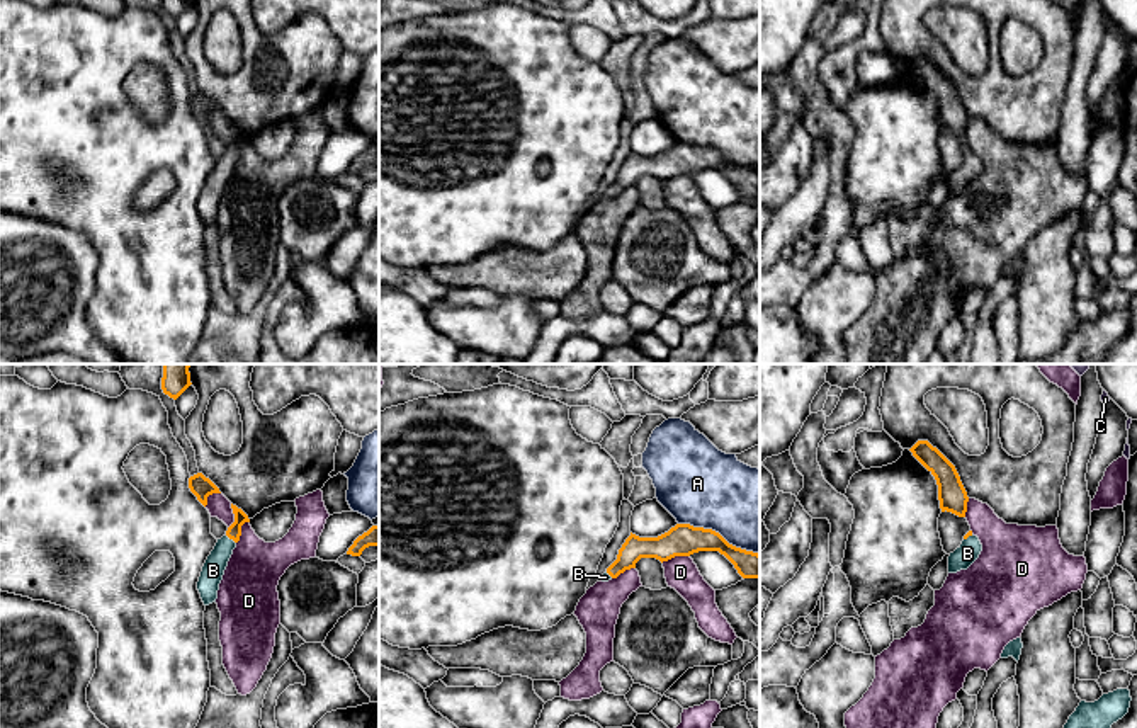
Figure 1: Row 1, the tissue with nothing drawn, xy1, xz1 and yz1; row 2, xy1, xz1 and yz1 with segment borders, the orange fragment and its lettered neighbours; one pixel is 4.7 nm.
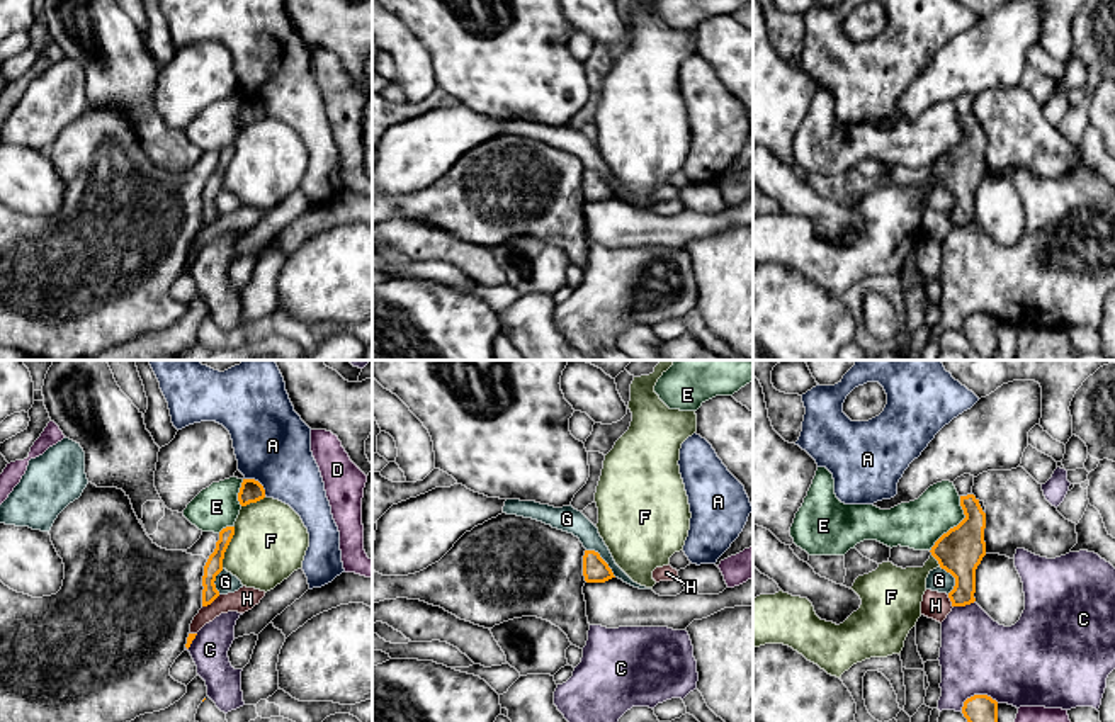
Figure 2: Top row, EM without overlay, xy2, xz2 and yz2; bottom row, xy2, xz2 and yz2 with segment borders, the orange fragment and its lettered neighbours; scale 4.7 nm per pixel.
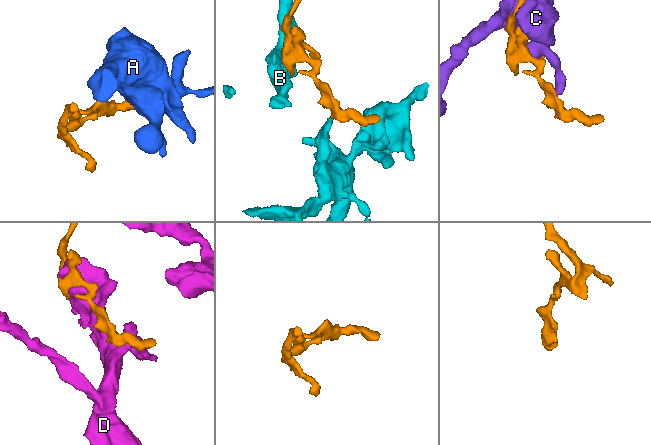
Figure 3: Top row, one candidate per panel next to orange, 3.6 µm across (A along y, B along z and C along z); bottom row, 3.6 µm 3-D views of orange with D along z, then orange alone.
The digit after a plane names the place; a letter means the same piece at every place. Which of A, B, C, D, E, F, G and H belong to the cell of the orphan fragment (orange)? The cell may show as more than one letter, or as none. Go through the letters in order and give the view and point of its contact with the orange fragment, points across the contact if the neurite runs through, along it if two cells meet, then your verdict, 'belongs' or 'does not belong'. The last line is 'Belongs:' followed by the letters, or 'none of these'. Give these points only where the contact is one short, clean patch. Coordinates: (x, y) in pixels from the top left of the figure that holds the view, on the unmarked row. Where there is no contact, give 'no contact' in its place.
A: meets orange in xz1 at (718, 152); does not belong
B: meets orange in xy1 at (231, 157); runs through xy1 (233, 150), (231, 157), (213, 189); belongs
C: meets orange in yz2 at (976, 315); does not belong
D: meets orange in xz1 at (675, 174); does not belong
E: meets orange in yz2 at (957, 145); does not belong
F: meets orange in xy2 at (226, 167); does not belong
G: meets orange in xz2 at (602, 179); border along xz2 (587, 169), (594, 169), (616, 196); does not belong
H: meets orange in xy2 at (211, 221); border along xy2 (220, 214), (203, 226); does not belong
Belongs: B

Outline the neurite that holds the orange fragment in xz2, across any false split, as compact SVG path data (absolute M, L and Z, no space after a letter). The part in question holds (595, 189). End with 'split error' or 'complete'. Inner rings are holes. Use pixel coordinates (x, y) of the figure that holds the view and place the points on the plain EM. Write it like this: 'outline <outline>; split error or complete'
outline M585 170L583 195L586 202L605 202L615 197L608 183L595 170Z; complete

